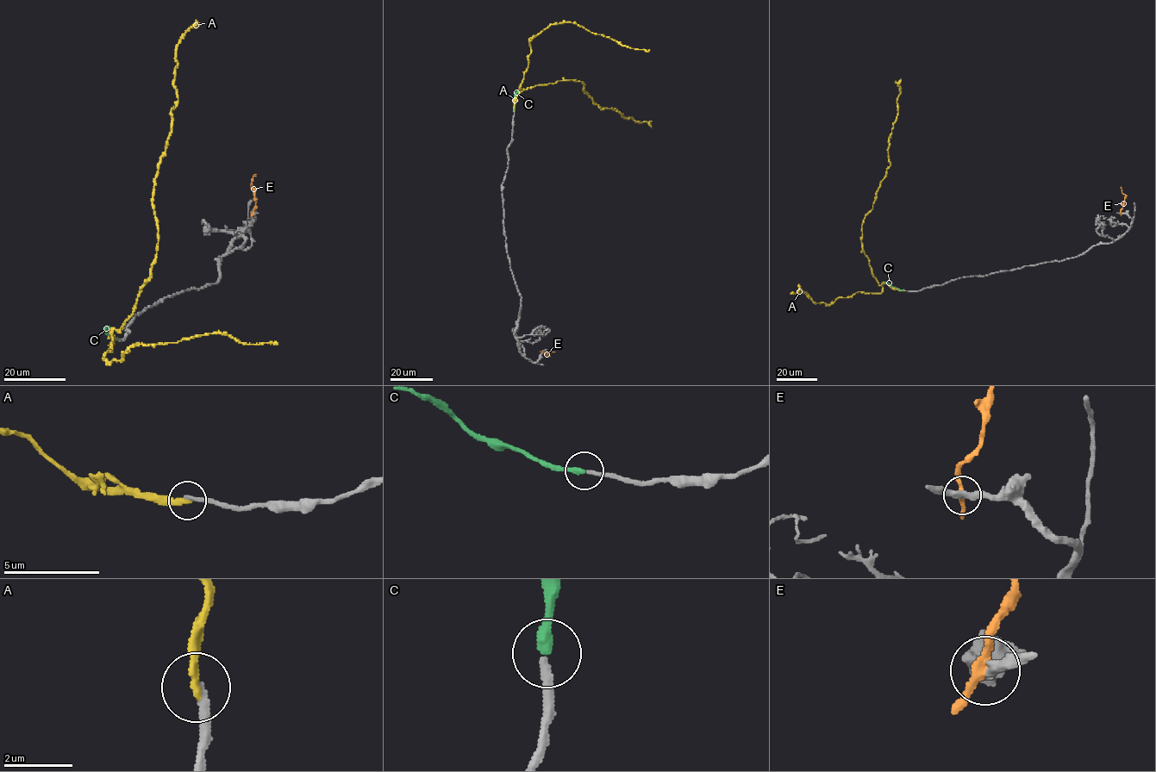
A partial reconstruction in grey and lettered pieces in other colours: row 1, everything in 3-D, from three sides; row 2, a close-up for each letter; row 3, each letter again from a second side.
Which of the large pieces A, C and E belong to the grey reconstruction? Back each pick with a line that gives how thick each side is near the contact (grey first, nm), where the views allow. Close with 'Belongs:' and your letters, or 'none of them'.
C: 200/320 nm
Belongs: C

